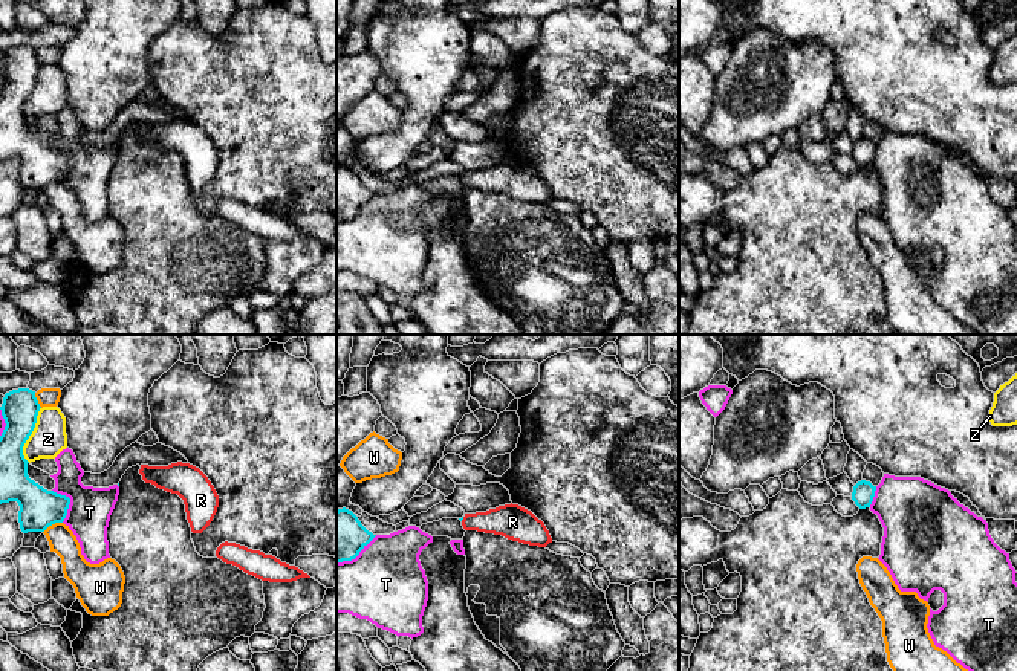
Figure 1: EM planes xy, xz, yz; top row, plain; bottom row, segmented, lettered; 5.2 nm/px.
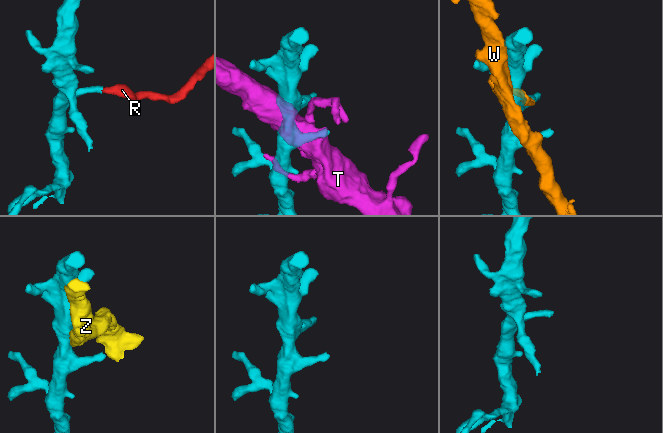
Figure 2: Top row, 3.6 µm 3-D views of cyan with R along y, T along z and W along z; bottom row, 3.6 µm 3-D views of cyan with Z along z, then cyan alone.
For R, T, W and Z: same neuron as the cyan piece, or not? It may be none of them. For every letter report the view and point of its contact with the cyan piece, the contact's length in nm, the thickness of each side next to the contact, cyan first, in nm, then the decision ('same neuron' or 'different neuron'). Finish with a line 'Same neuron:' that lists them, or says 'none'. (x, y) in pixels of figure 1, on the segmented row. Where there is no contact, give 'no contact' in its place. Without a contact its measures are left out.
R: meets cyan in xz at (462, 518); contact 30 nm long; 20 nm thick on the cyan side, 170 nm on the other; same neuron
T: meets cyan in xy at (69, 502); contact 190 nm long; 200 nm thick on the cyan side, 220 nm on the other; different neuron
W: meets cyan in xy at (52, 523); contact 120 nm long; 200 nm thick on the cyan side, 140 nm on the other; different neuron
Z: meets cyan in xy at (31, 433); contact 300 nm long; 190 nm thick on the cyan side, 190 nm on the other; different neuron
Same neuron: R

